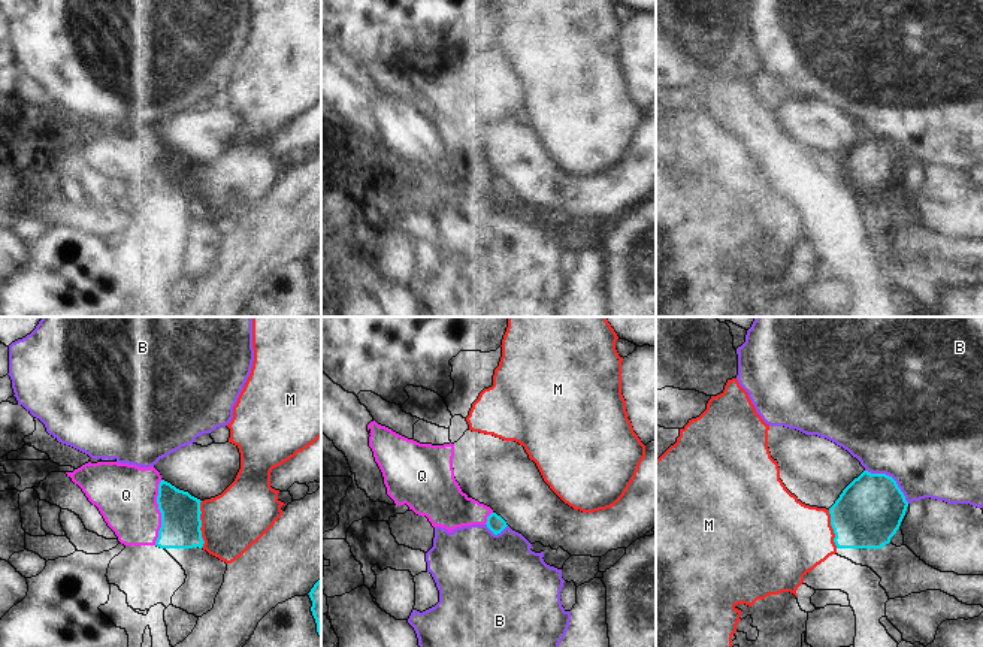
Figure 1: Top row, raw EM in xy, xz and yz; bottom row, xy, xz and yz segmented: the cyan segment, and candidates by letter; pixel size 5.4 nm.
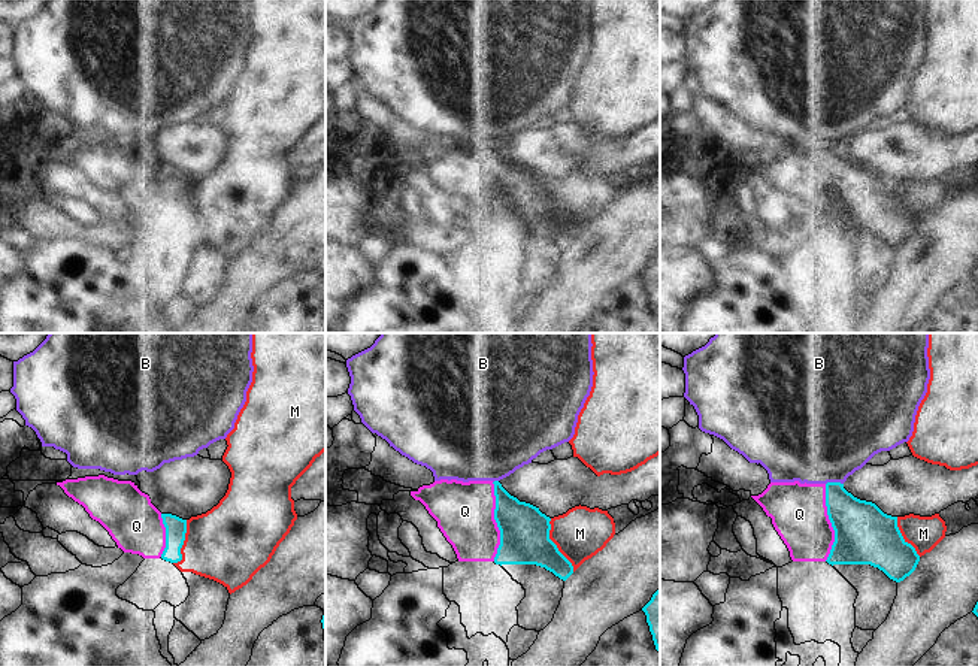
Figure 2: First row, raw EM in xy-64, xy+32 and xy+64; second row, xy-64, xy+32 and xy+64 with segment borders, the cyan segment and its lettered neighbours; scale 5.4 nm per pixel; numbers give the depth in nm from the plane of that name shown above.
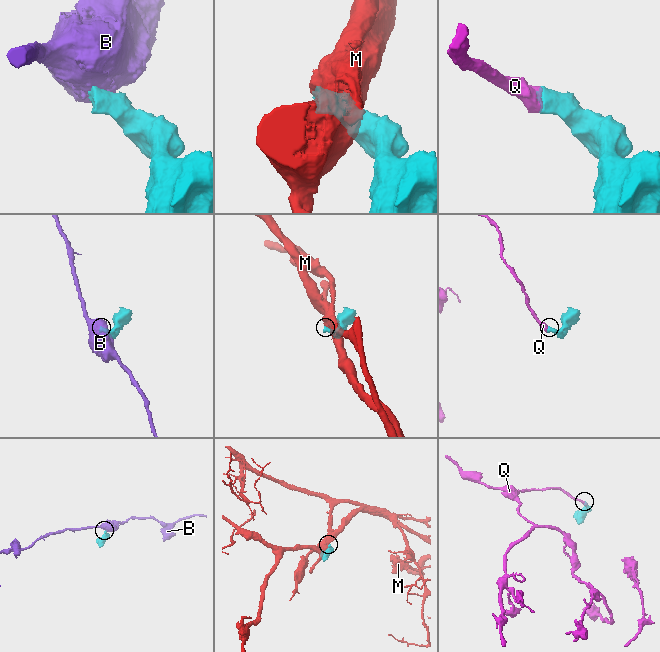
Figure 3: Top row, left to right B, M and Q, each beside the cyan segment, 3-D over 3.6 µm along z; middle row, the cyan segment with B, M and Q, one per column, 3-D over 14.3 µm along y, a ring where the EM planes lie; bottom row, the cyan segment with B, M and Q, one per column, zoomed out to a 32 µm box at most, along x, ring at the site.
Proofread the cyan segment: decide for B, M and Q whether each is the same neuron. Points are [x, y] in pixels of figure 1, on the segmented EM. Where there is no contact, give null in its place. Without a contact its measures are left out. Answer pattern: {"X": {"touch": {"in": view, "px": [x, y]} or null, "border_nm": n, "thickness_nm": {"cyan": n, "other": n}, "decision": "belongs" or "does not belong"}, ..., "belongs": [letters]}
{"B": {"touch": {"in": "yz", "px": [891, 477]}, "border_nm": 300, "thickness_nm": {"cyan": 360, "other": 500}, "decision": "does not belong"}, "M": {"touch": {"in": "xy", "px": [200, 525]}, "border_nm": 260, "thickness_nm": {"cyan": 220, "other": 320}, "decision": "does not belong"}, "Q": {"touch": {"in": "xy", "px": [160, 511]}, "border_nm": 360, "thickness_nm": {"cyan": 220, "other": 340}, "decision": "belongs"}, "belongs": ["Q"]}

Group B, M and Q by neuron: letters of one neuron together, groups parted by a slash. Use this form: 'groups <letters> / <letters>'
groups B / M / Q

